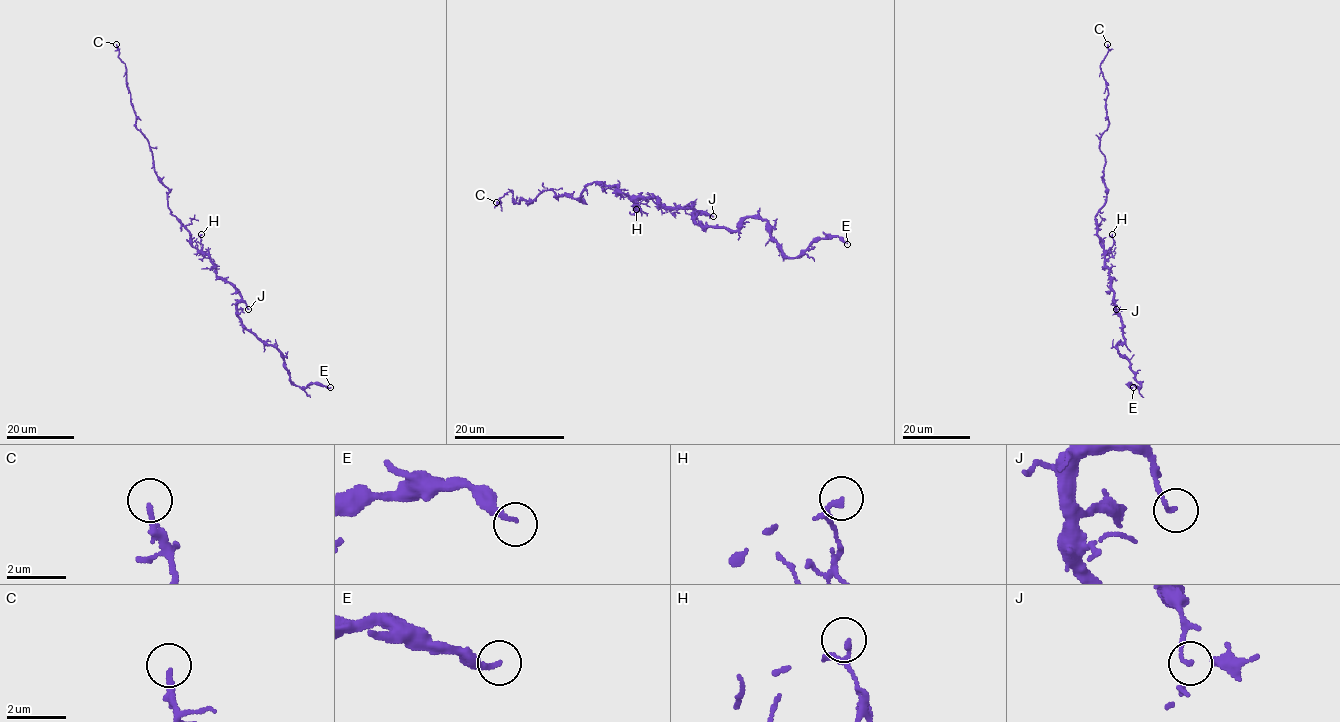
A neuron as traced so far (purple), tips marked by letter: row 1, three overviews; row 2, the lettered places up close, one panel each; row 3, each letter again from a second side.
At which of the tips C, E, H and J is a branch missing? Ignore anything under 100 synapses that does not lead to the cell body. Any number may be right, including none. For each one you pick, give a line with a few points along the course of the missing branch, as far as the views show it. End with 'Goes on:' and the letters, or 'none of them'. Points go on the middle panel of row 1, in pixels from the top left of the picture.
Goes on: C

